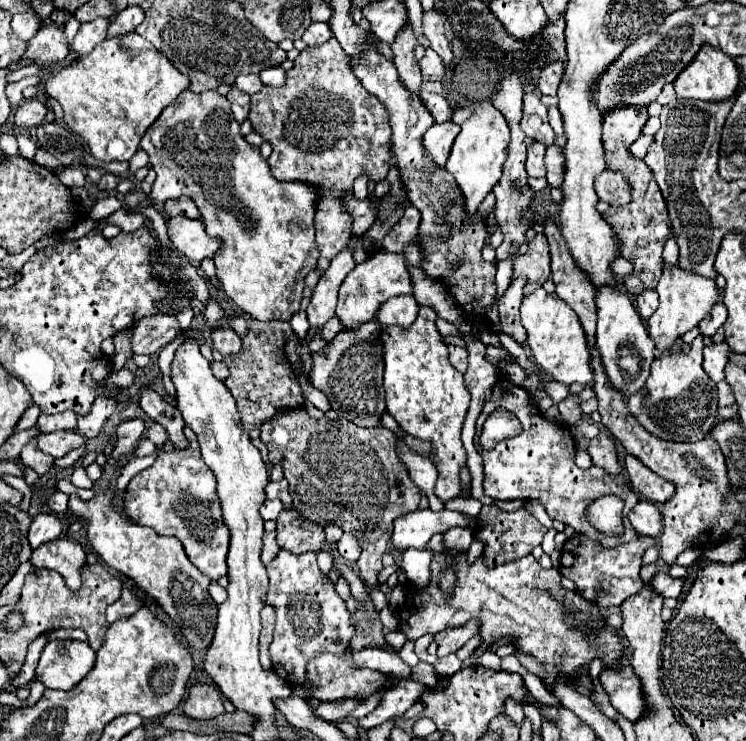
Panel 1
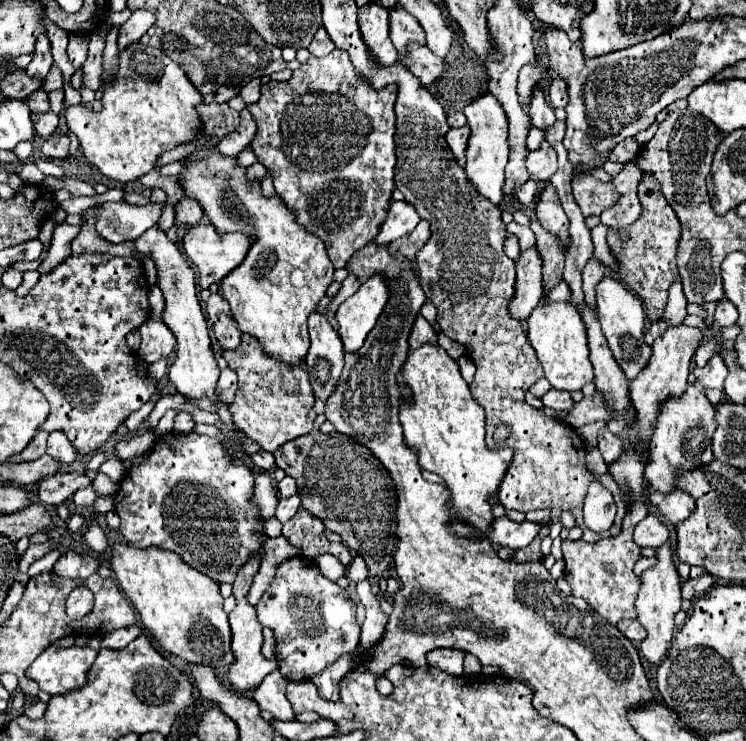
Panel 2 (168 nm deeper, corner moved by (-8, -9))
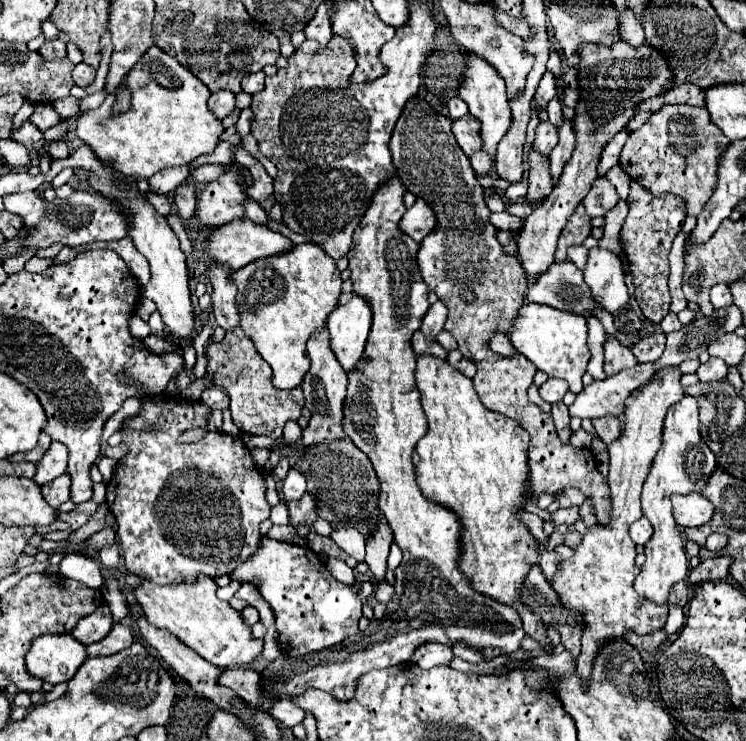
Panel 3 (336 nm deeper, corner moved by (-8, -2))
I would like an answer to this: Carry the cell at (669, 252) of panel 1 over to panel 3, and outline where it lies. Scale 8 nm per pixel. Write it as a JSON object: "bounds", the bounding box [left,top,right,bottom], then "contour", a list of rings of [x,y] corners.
{"bounds":[660,312,682,334],"contour":[[[670,312],[670,314],[660,322],[660,326],[662,326],[664,334],[670,334],[670,332],[674,332],[674,330],[680,330],[680,328],[682,328],[682,324],[680,324],[678,316],[676,316],[676,314],[672,314],[672,312]]]}

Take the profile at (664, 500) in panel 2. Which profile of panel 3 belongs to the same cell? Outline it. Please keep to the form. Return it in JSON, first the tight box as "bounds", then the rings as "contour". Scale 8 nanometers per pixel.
{"bounds":[672,494,714,528],"contour":[[[702,494],[672,496],[672,506],[674,506],[674,518],[682,528],[698,528],[710,522],[714,514],[714,506]]]}

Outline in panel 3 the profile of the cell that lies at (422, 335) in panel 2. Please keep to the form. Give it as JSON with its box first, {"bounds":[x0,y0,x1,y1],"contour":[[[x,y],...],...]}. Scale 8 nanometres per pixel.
{"bounds":[412,332,446,358],"contour":[[[416,332],[412,336],[412,350],[416,352],[416,356],[422,354],[430,354],[430,356],[438,356],[438,358],[446,358],[446,350],[440,348],[440,344],[434,338],[426,338],[422,332]]]}

